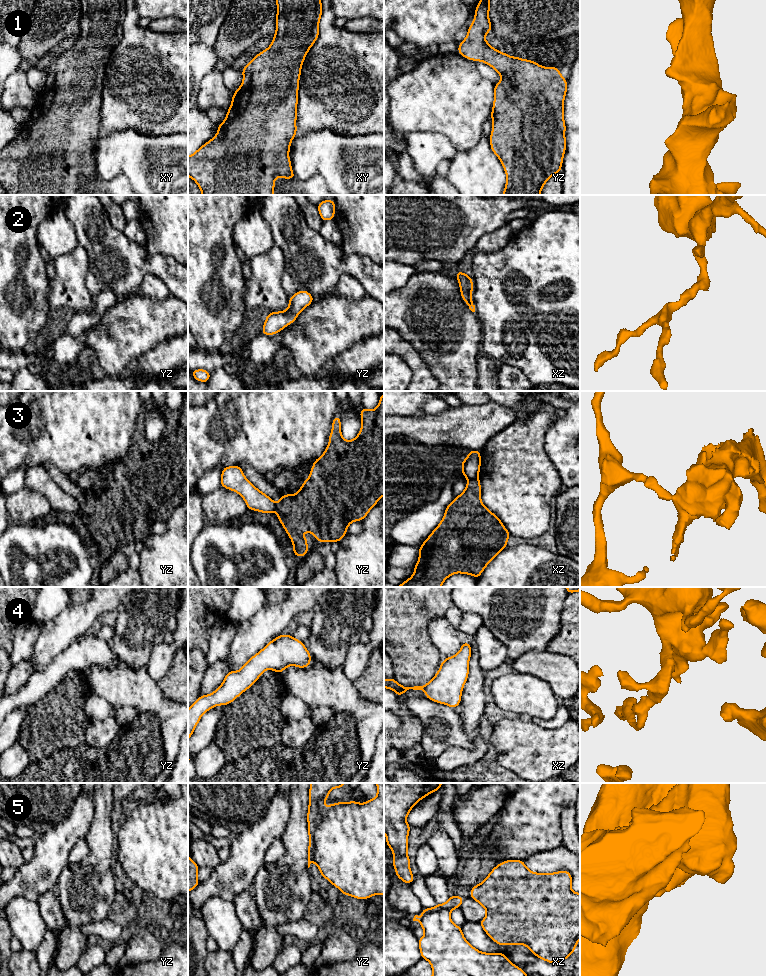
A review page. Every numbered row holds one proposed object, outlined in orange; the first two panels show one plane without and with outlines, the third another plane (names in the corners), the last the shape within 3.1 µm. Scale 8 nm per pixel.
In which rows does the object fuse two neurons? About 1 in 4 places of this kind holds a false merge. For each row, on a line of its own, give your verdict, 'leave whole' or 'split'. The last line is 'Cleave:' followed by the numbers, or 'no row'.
1: leave whole
2: leave whole
3: split
4: leave whole
5: split
Cleave: 3, 5

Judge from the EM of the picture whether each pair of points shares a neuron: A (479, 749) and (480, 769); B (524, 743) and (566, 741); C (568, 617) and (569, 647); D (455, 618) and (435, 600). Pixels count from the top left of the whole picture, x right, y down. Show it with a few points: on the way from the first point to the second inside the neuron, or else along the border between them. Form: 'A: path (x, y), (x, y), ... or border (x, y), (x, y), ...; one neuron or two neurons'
A: border (479, 760), (462, 765), (457, 769); two neurons
B: path (534, 743), (556, 743); one neuron
C: path (568, 624), (566, 631), (569, 635), (569, 640); one neuron
D: border (453, 605), (446, 611), (444, 616); two neurons

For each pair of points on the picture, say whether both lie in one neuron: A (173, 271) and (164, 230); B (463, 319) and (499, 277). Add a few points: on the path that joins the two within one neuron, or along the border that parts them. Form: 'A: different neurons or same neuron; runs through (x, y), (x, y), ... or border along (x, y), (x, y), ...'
A: different neurons; border along (147, 250), (153, 254), (171, 256), (177, 261)
B: different neurons; border along (474, 312), (483, 329), (483, 334)

